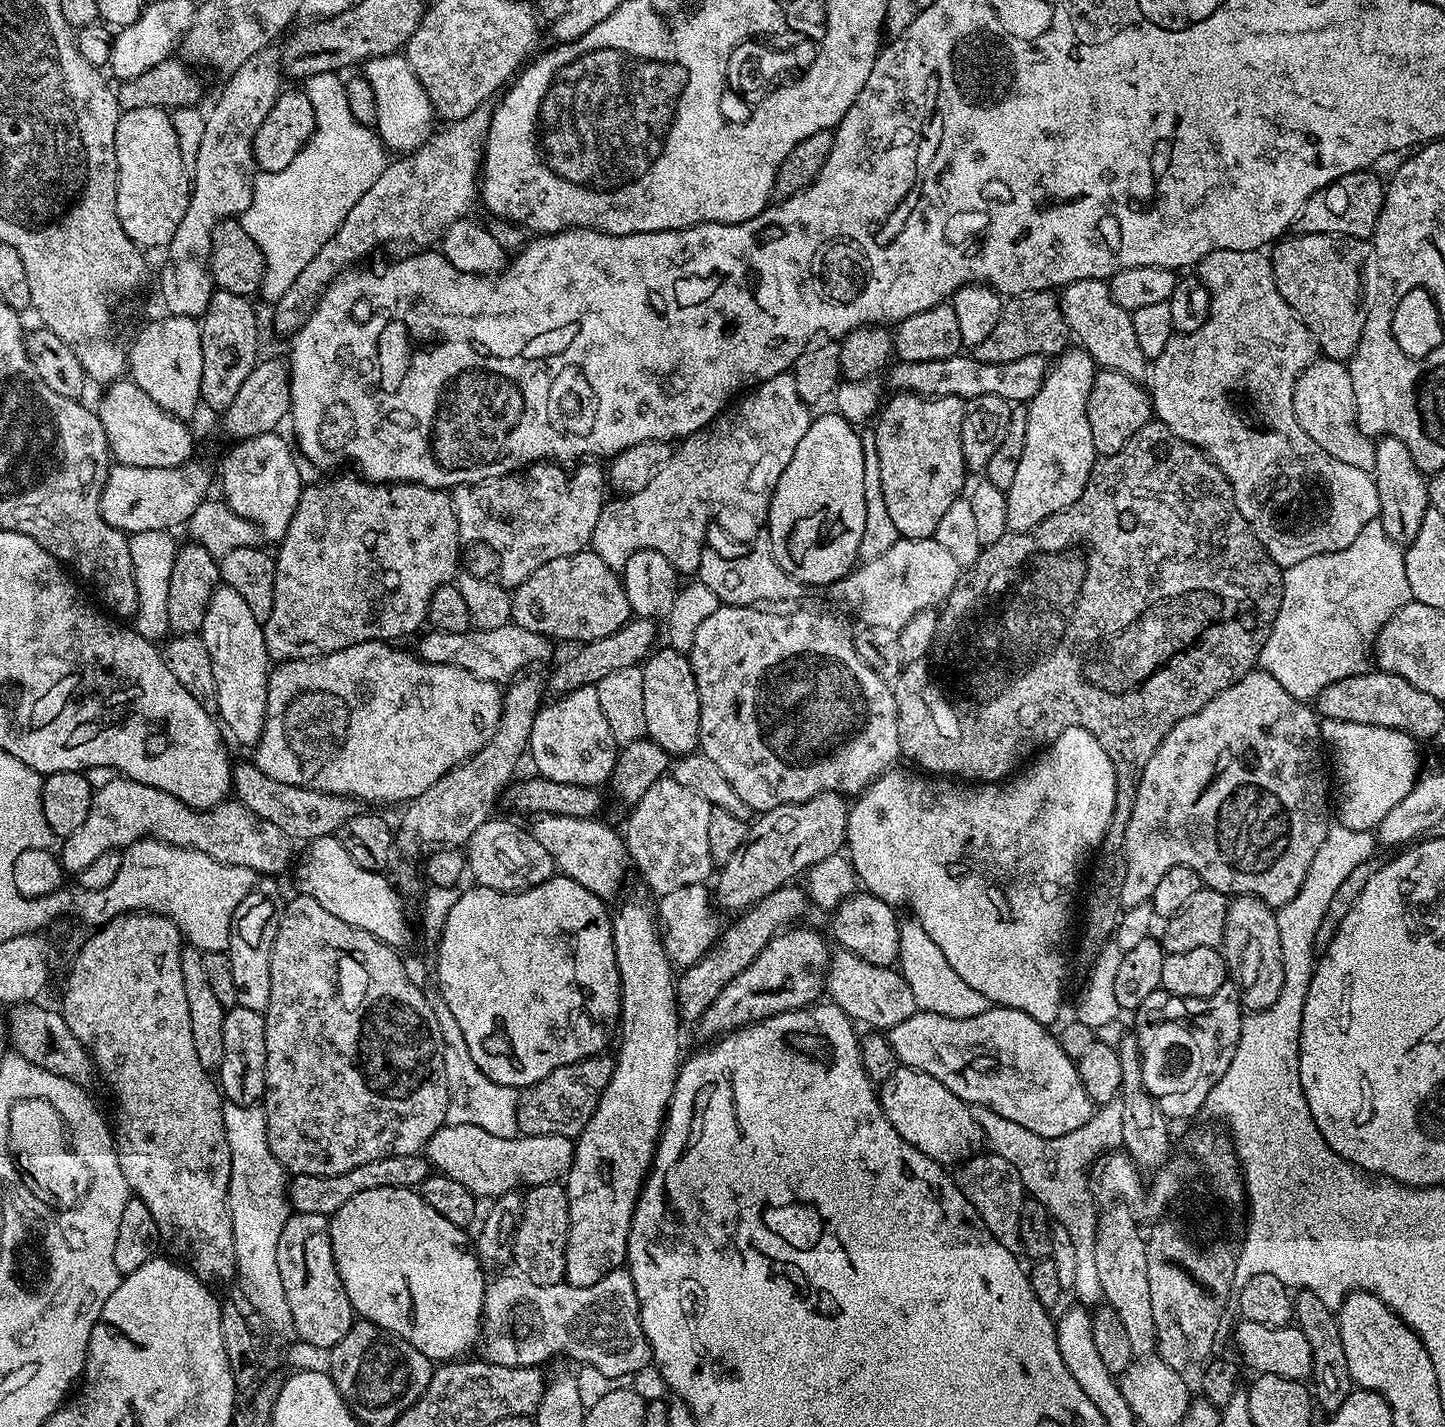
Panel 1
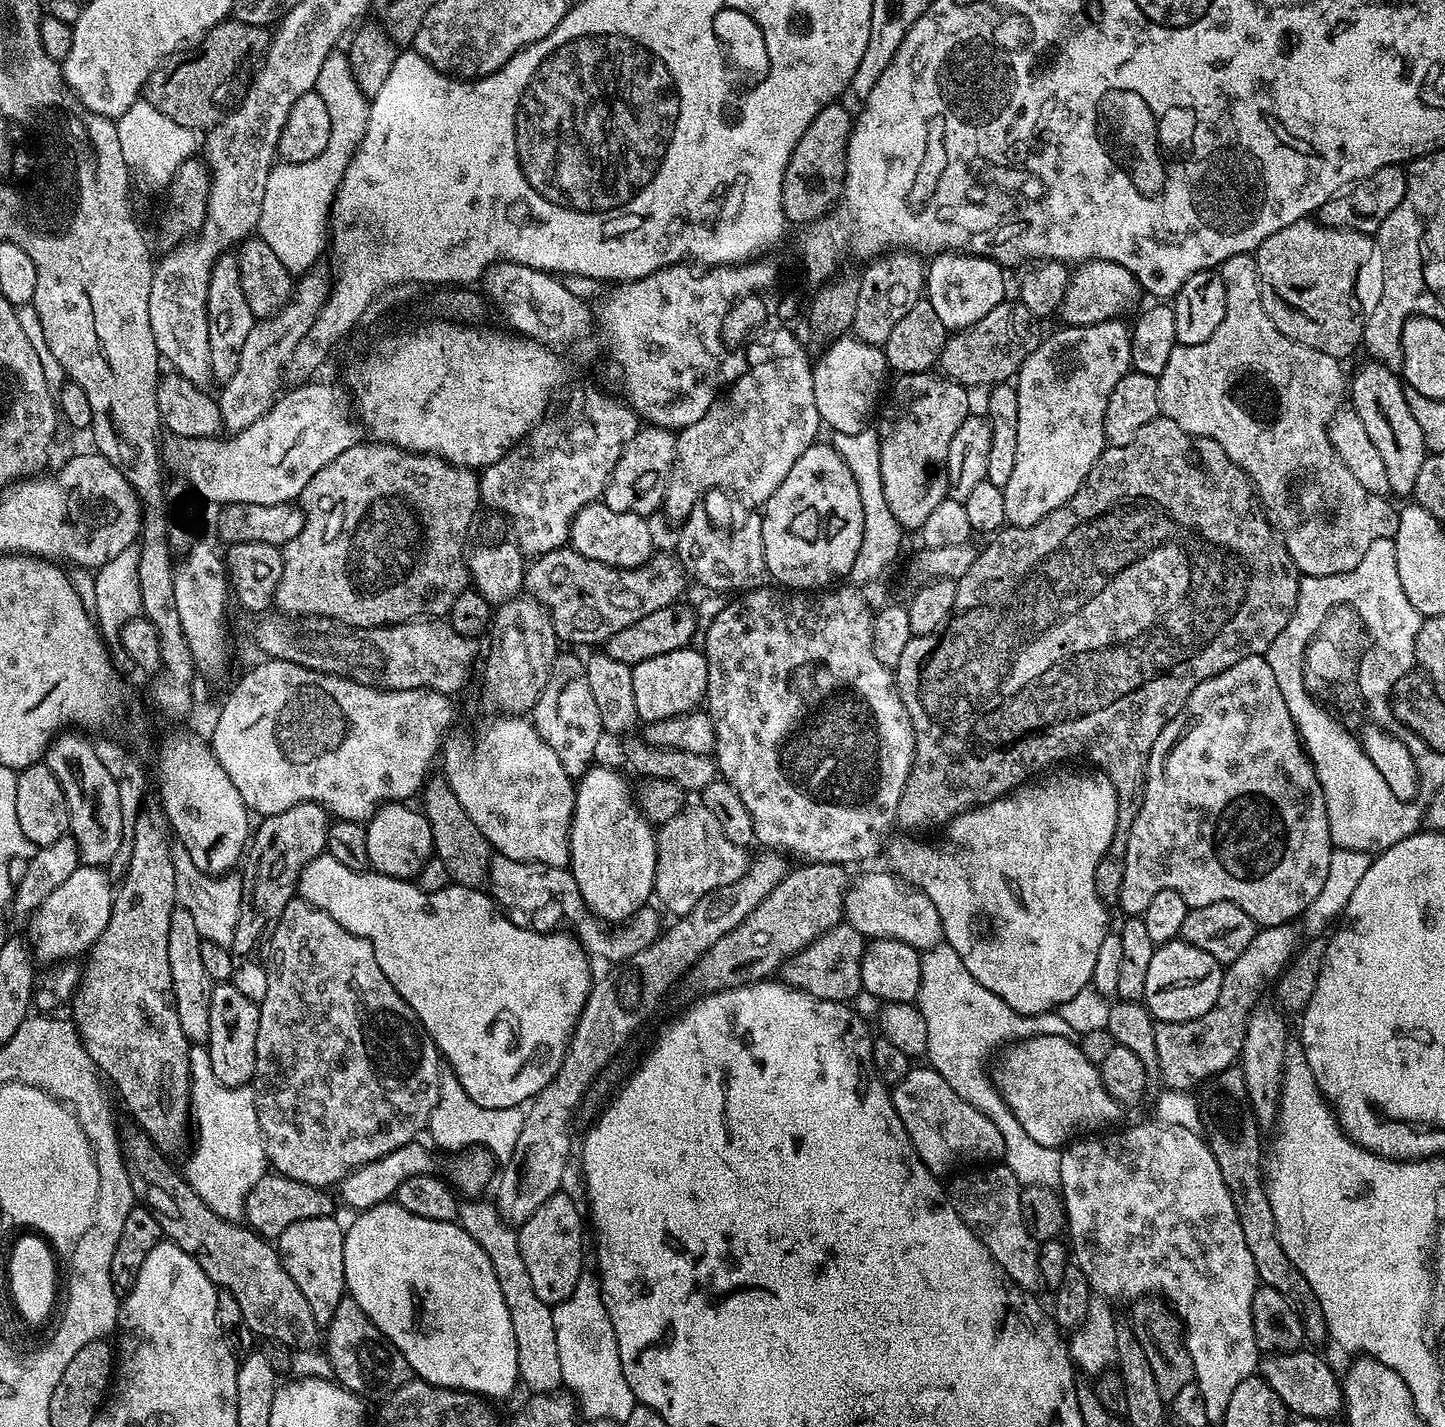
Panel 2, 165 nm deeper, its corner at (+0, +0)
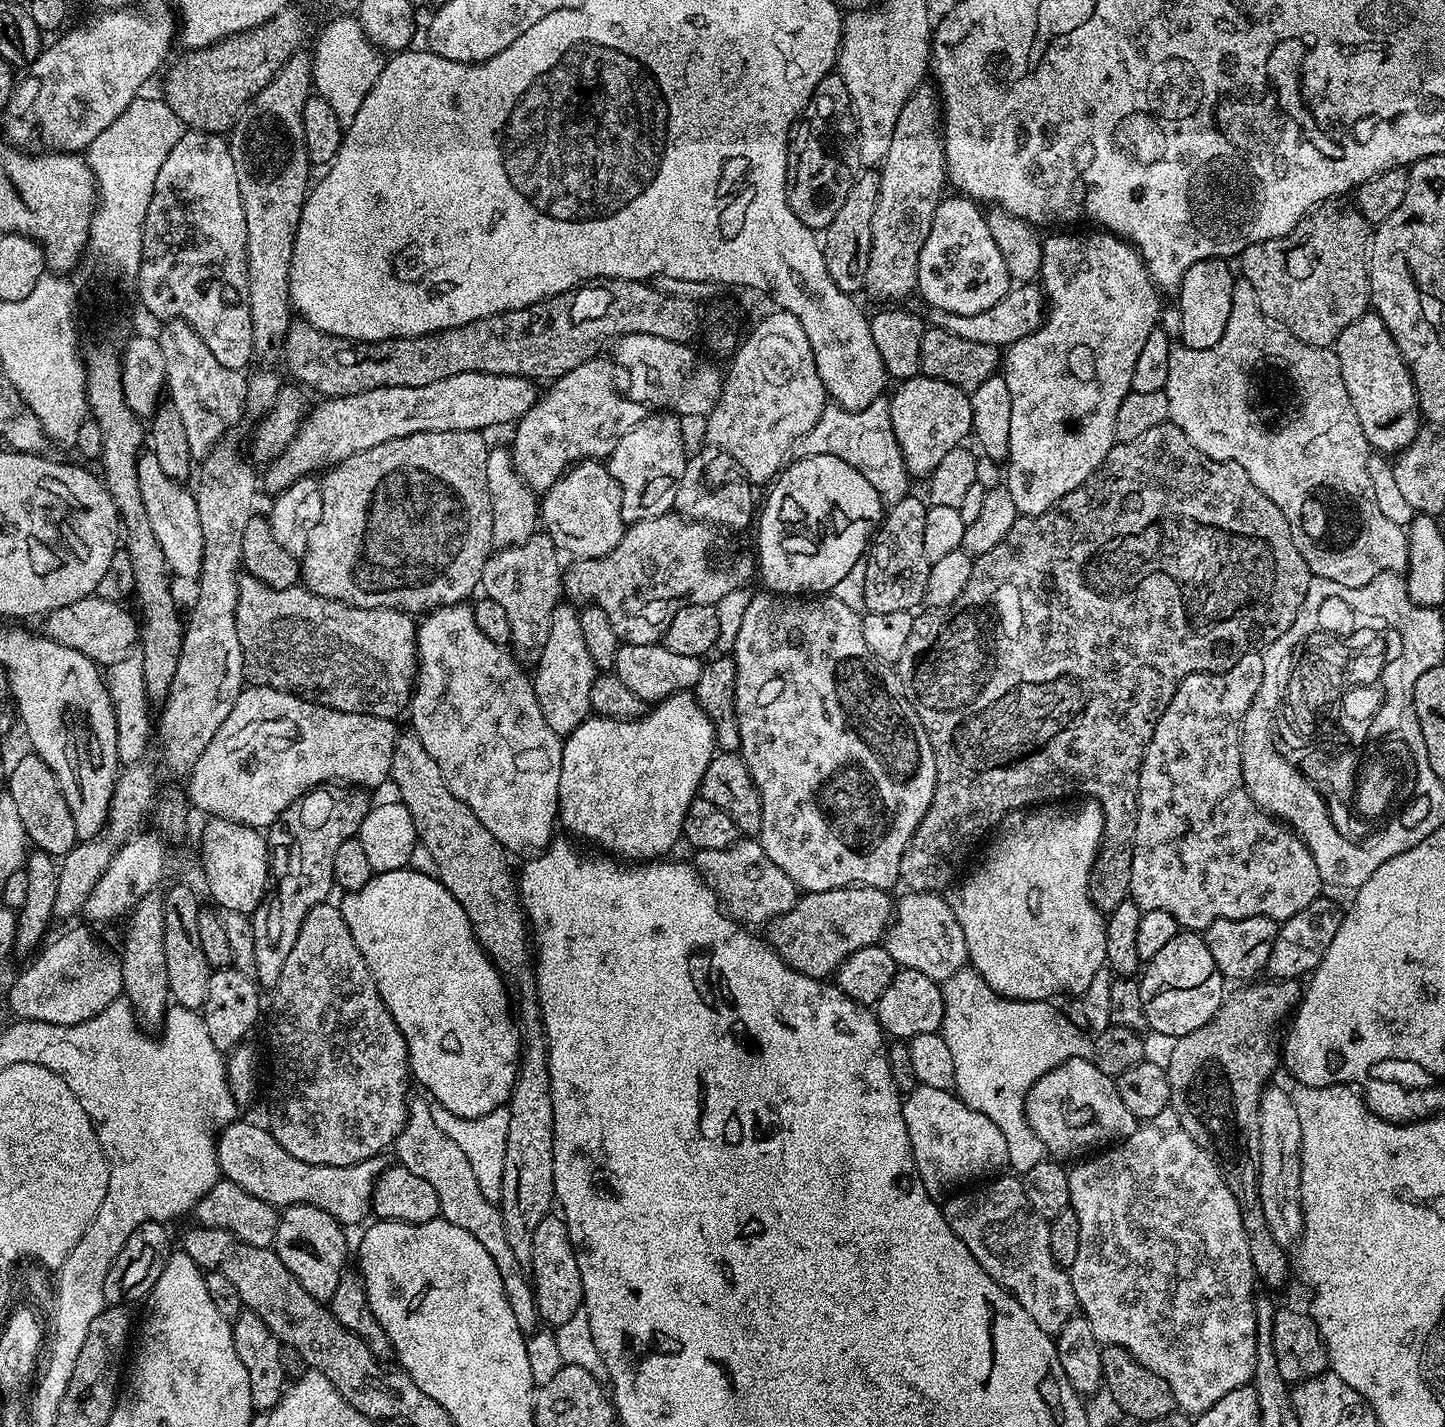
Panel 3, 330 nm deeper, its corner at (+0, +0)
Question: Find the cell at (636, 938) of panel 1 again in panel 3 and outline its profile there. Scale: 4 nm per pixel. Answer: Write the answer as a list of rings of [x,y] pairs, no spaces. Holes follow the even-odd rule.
[[[691,691],[679,692],[670,698],[661,700],[655,706],[649,707],[647,711],[635,718],[589,715],[588,719],[583,720],[569,736],[563,737],[562,743],[564,746],[562,750],[562,774],[558,778],[558,798],[560,799],[559,823],[563,827],[565,824],[573,832],[571,835],[577,841],[589,840],[590,843],[597,844],[600,847],[597,849],[603,850],[605,853],[611,854],[613,857],[619,858],[624,862],[651,862],[659,860],[667,857],[671,853],[668,851],[676,843],[681,843],[684,820],[688,817],[688,810],[693,800],[697,799],[700,783],[702,782],[702,774],[706,774],[706,766],[710,766],[713,756],[718,751],[714,726],[706,714],[706,710],[702,710],[702,706]]]

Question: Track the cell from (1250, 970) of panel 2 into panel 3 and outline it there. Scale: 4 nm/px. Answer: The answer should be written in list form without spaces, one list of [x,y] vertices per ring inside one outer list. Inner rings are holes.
[[[1321,894],[1314,902],[1310,902],[1310,906],[1305,906],[1298,910],[1298,914],[1283,921],[1276,930],[1274,950],[1270,950],[1267,975],[1278,980],[1300,980],[1315,972],[1326,950],[1330,950],[1334,934],[1338,934],[1341,915],[1342,908],[1328,894]]]

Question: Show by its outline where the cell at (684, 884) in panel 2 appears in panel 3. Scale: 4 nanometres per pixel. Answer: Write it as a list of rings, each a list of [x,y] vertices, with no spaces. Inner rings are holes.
[[[740,838],[728,848],[703,850],[699,856],[698,868],[704,881],[715,890],[724,911],[733,920],[745,926],[764,926],[796,905],[798,889],[795,882],[788,877],[786,870],[778,870],[778,866],[770,862],[759,839]]]

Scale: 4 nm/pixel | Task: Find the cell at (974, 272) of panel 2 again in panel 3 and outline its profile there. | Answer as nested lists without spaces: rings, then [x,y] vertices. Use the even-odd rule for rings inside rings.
[[[963,194],[950,196],[941,199],[932,215],[930,234],[926,234],[926,242],[922,242],[922,250],[918,254],[916,287],[919,295],[924,295],[929,309],[954,314],[982,314],[982,310],[990,310],[990,306],[994,306],[994,302],[998,302],[1008,292],[1010,277],[1006,261],[1003,260],[998,245],[994,243],[987,215],[982,211],[981,205]]]

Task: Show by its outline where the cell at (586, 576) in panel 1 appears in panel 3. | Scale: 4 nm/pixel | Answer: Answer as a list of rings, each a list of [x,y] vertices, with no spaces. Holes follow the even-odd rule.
[[[665,514],[663,516],[655,516],[654,518],[646,518],[629,523],[624,529],[624,537],[618,546],[614,546],[614,550],[610,550],[610,554],[599,556],[598,558],[590,558],[589,560],[581,560],[579,558],[571,561],[572,565],[565,567],[562,572],[562,592],[565,597],[573,605],[583,606],[585,604],[596,604],[606,614],[606,618],[610,618],[610,626],[614,626],[614,634],[618,639],[626,644],[654,644],[663,637],[666,629],[670,626],[670,622],[674,618],[674,614],[678,614],[678,610],[682,610],[682,606],[687,604],[716,604],[723,595],[735,590],[735,588],[743,588],[748,584],[747,580],[754,576],[758,568],[758,560],[755,555],[752,556],[739,544],[736,540],[731,540],[731,535],[725,534],[719,527],[711,524],[703,523],[699,520],[689,520],[681,518],[676,514]]]

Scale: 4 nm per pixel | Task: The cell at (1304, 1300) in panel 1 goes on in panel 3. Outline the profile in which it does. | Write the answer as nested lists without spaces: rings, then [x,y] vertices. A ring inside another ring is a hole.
[[[1275,978],[1265,979],[1265,984],[1256,984],[1260,982],[1252,982],[1247,986],[1240,986],[1236,993],[1229,995],[1221,1004],[1220,1009],[1216,1012],[1216,1019],[1206,1022],[1206,1026],[1202,1026],[1198,1030],[1194,1030],[1185,1036],[1175,1037],[1172,1049],[1168,1052],[1168,1060],[1166,1059],[1166,1071],[1168,1074],[1168,1081],[1170,1082],[1170,1094],[1172,1095],[1172,1102],[1170,1105],[1171,1111],[1176,1111],[1176,1116],[1180,1119],[1179,1127],[1188,1136],[1194,1138],[1194,1142],[1198,1142],[1198,1146],[1202,1146],[1202,1150],[1206,1150],[1206,1154],[1212,1156],[1212,1161],[1220,1167],[1222,1178],[1226,1182],[1226,1186],[1230,1186],[1230,1194],[1234,1194],[1234,1198],[1240,1207],[1242,1214],[1242,1230],[1246,1230],[1246,1242],[1250,1246],[1250,1262],[1252,1267],[1256,1269],[1256,1278],[1261,1285],[1264,1284],[1268,1288],[1280,1288],[1288,1280],[1288,1256],[1283,1245],[1274,1242],[1274,1234],[1270,1234],[1270,1226],[1266,1226],[1266,1214],[1262,1214],[1262,1202],[1260,1201],[1260,1191],[1258,1190],[1258,1174],[1260,1173],[1260,1139],[1258,1138],[1258,1106],[1260,1105],[1260,1096],[1266,1087],[1268,1075],[1275,1070],[1276,1064],[1278,1068],[1278,1052],[1272,1049],[1272,1027],[1283,1018],[1287,1017],[1289,1013],[1295,1009],[1299,1004],[1302,995],[1302,984],[1300,980],[1278,980]]]

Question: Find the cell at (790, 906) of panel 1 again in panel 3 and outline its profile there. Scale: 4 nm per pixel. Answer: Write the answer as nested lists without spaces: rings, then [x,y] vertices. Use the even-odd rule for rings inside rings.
[[[865,884],[805,892],[786,914],[768,921],[766,939],[794,970],[815,980],[828,980],[855,951],[883,941],[894,915],[894,900],[888,895],[883,888]]]

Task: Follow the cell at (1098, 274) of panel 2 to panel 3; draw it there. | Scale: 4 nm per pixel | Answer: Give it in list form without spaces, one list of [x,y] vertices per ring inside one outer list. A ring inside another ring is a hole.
[[[1020,282],[1009,287],[1006,295],[990,310],[982,310],[982,314],[954,314],[953,312],[931,313],[931,323],[937,328],[946,330],[958,338],[966,338],[966,342],[982,342],[1001,350],[1009,344],[1026,338],[1034,330],[1038,330],[1046,315],[1046,297],[1041,285],[1036,282]]]

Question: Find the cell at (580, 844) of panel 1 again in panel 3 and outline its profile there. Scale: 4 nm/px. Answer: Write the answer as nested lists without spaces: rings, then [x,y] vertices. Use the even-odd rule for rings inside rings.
[[[468,602],[434,608],[419,621],[416,662],[410,728],[422,738],[426,754],[438,762],[446,786],[470,806],[474,818],[478,818],[509,853],[536,854],[547,848],[554,839],[552,831],[558,828],[558,778],[562,774],[564,746],[562,737],[554,734],[554,730],[546,726],[546,718],[542,718],[542,706],[538,706],[529,673],[520,669],[523,667],[507,647],[490,642],[490,638],[478,630],[472,604]]]

